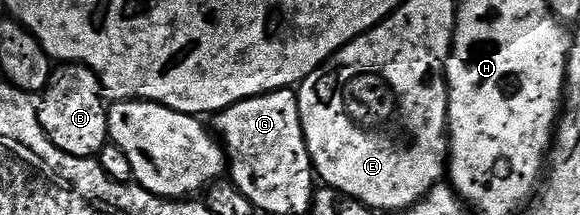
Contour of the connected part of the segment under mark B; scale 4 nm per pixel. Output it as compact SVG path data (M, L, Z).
M65 63L45 85L45 98L36 106L43 131L67 155L96 158L109 141L109 115L99 82L84 65Z

